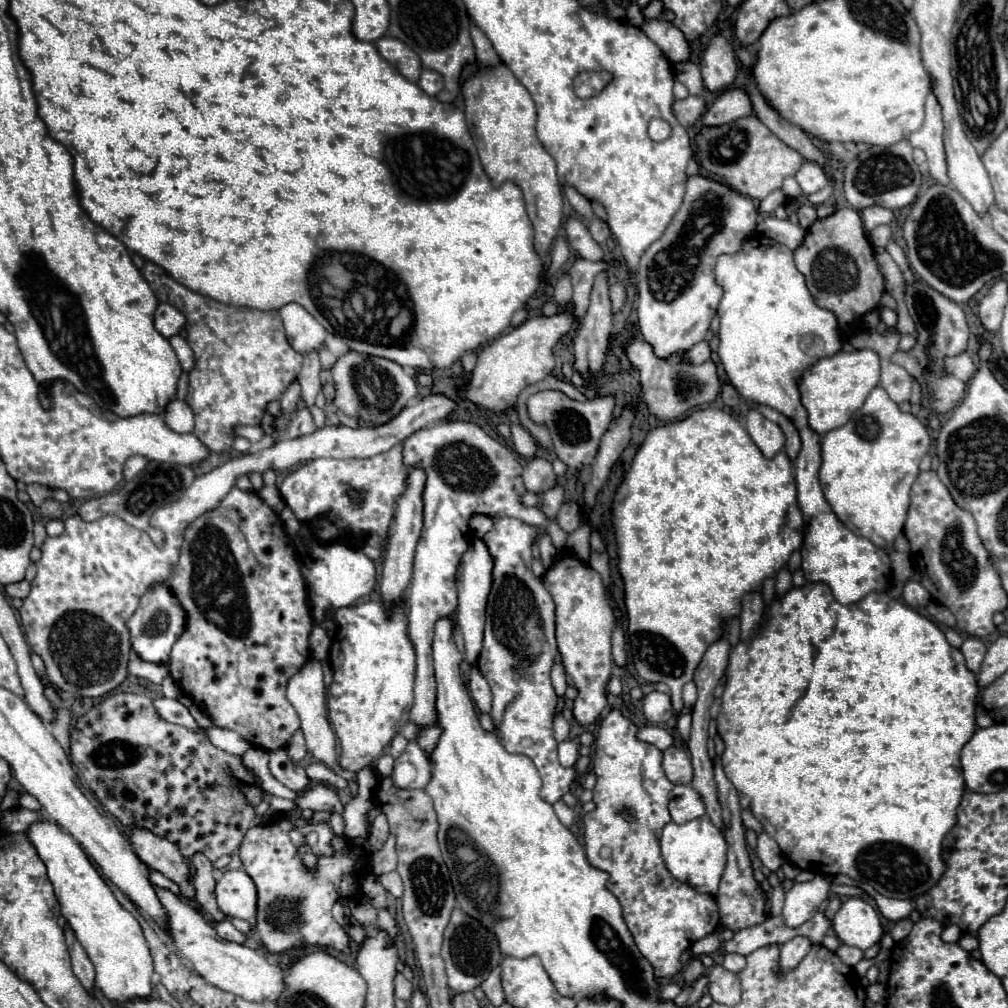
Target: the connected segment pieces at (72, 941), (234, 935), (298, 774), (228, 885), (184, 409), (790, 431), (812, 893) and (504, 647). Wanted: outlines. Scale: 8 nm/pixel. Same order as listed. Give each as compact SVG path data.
M65 928L65 938L67 938L67 946L69 946L69 954L71 954L71 962L73 962L73 974L79 978L79 982L91 990L93 988L93 980L95 980L95 968L87 956L87 952L81 948L81 944L77 942L75 934L71 928Z
M227 918L221 920L221 922L217 922L217 924L215 924L215 930L217 930L217 934L219 934L223 940L229 940L229 942L243 944L243 940L245 940L245 936L243 936Z
M283 748L271 752L269 770L283 786L291 788L293 792L303 792L309 786L309 778L305 774L305 768L293 764Z
M227 870L215 886L217 906L229 918L255 918L257 890L251 876L239 870Z
M181 400L169 402L163 418L165 418L167 426L175 432L191 432L193 430L193 412L187 406L187 402L181 402Z
M759 406L759 412L761 412L765 418L773 420L775 424L779 424L779 428L781 428L783 434L785 434L785 452L787 452L787 456L789 456L791 460L795 460L797 454L799 454L799 450L801 450L801 438L799 438L797 428L789 422L789 418L785 418L783 414L779 414L777 410L773 410L773 408L769 408L769 406Z
M815 876L811 882L793 884L781 912L785 926L799 928L803 922L811 920L817 914L819 904L829 896L829 886L831 880L827 876Z
M499 518L481 538L493 558L493 586L487 602L483 650L477 664L493 692L491 718L499 742L507 752L525 754L533 760L543 780L541 798L555 804L569 792L575 768L563 768L557 760L557 740L553 736L557 694L550 677L555 652L548 645L553 642L555 604L541 578L535 578L531 572L531 544L535 536L535 526L517 518Z

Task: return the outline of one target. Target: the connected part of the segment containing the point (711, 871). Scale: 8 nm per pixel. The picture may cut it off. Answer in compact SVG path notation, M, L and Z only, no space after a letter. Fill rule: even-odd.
M707 816L695 818L685 824L669 822L663 828L661 836L661 854L667 870L683 884L689 884L693 890L701 894L715 896L719 888L719 880L723 876L727 864L727 842L717 826Z

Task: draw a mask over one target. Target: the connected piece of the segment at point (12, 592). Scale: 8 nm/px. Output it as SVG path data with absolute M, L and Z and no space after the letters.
M21 580L21 582L15 582L15 584L9 584L5 586L5 592L11 596L11 598L27 598L29 596L29 582L27 580Z

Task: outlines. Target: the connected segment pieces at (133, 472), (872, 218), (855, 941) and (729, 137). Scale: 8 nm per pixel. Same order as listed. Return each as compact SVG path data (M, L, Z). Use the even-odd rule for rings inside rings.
M133 456L125 462L125 480L131 480L133 476L137 476L137 472L141 472L147 466L147 460L141 456Z
M871 206L871 208L861 210L861 218L863 218L865 230L873 230L875 226L889 224L895 218L895 214L893 214L893 210L887 210L883 206Z
M863 898L843 900L841 908L833 918L833 928L843 944L857 946L861 950L875 946L883 936L877 910Z
M743 116L733 124L723 124L717 128L703 128L695 142L699 164L711 174L725 178L733 190L753 200L763 200L773 190L779 190L783 180L787 176L795 176L797 168L807 162L797 150L773 136L773 132L769 132L769 128L765 128L765 124L755 116Z

